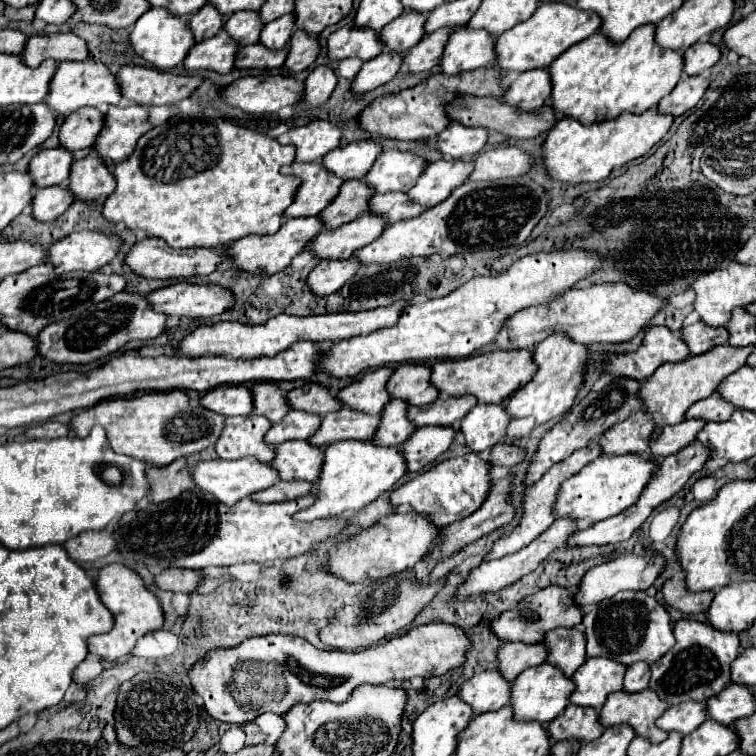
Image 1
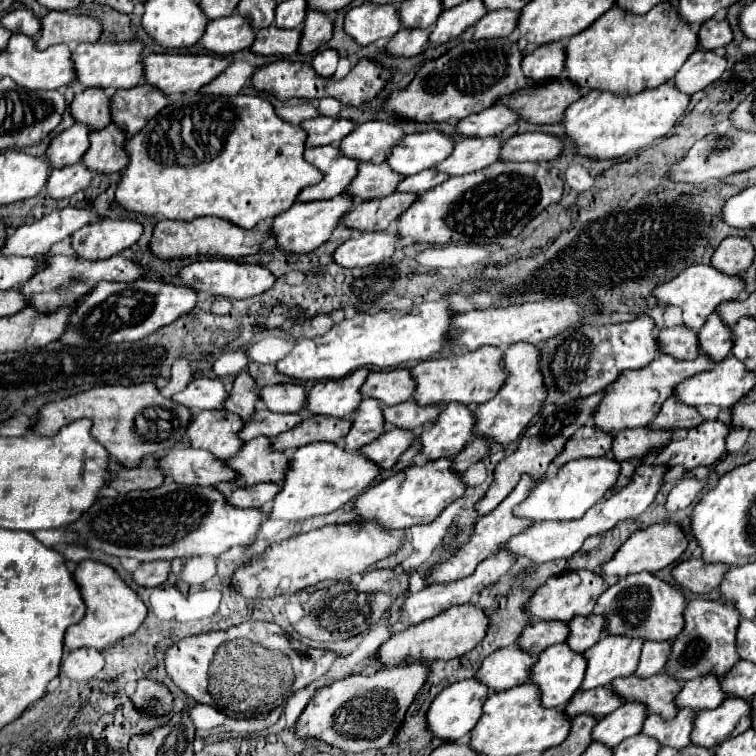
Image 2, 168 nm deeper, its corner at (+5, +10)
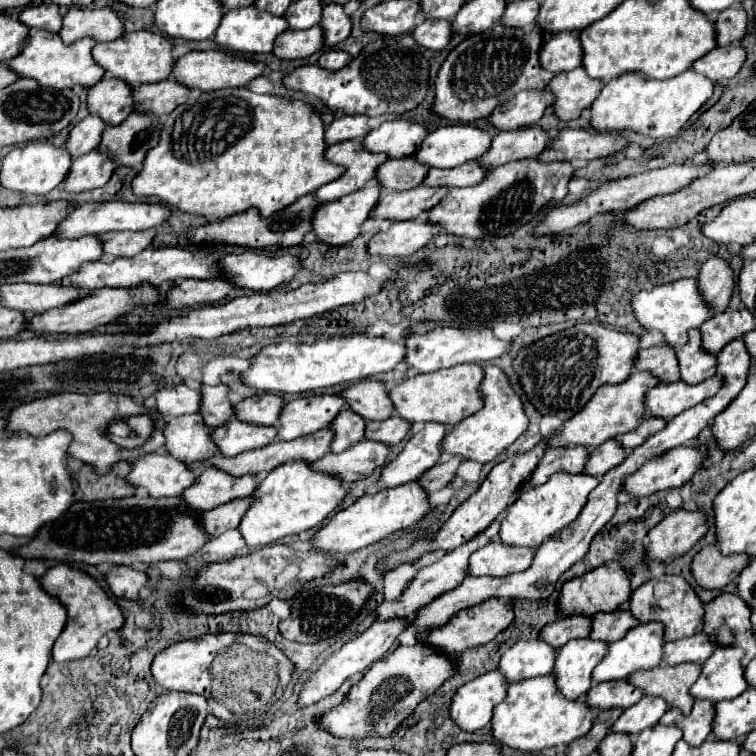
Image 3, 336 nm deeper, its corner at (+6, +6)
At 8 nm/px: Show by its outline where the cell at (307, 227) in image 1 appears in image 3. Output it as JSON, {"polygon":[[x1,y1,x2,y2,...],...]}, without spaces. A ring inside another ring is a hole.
{"polygon":[[367,184,363,190,343,196,341,200,321,204,311,220,313,232,319,242,341,246,359,234,359,226,371,216,381,188]]}

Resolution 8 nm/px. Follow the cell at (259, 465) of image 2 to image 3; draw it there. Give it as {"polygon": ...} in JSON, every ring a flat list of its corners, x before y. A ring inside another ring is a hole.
{"polygon":[[207,466,203,472,199,472,195,486,189,486,181,498,187,502,191,512,201,514,225,502,247,498,257,490,257,486,259,482,257,482,257,476,253,474,235,478,221,468]]}

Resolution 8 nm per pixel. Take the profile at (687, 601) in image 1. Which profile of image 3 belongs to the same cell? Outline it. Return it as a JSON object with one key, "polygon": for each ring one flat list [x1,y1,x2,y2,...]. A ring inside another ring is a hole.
{"polygon":[[705,546,691,562,691,574,695,582,705,590,723,590,727,584,735,582,739,572,747,566,749,558,741,554,723,556,719,546]]}

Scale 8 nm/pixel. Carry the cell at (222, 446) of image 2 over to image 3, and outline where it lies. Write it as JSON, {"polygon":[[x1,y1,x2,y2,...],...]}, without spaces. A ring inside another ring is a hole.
{"polygon":[[189,414,189,416,179,416,179,418,169,418,167,422,167,430,165,430,165,446,169,450,169,454,173,454,175,458,183,460,183,462,197,462,197,460,209,460,219,456,219,448,215,446,213,438,213,428,209,428,203,420,201,414]]}

